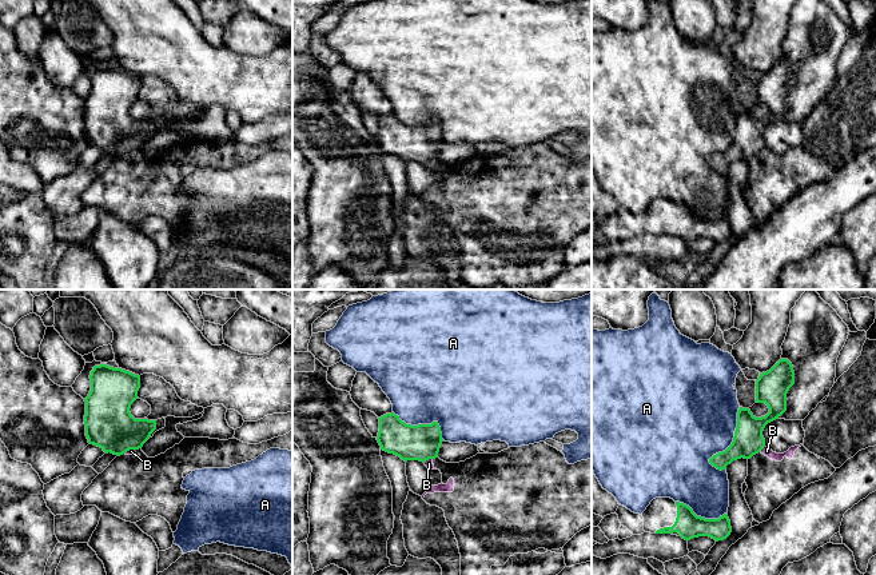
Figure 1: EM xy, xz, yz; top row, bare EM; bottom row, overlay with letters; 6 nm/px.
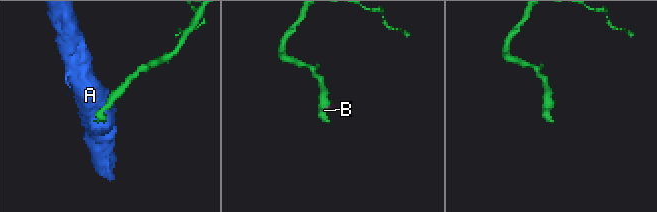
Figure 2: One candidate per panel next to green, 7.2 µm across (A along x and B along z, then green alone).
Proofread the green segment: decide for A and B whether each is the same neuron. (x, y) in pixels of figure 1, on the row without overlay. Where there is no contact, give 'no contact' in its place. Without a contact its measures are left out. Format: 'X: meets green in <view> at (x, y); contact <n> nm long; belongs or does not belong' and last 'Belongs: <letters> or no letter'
A: meets green in yz at (732, 144); contact 400 nm long; does not belong
B: meets green in yz at (761, 150); contact 50 nm long; does not belong
Belongs: no letter

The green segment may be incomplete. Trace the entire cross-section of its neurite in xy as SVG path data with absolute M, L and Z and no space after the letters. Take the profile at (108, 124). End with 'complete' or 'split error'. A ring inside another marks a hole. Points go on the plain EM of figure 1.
M107 65L95 67L85 103L85 137L105 155L139 151L156 131L156 121L135 120L131 105L138 100L140 77Z; complete

